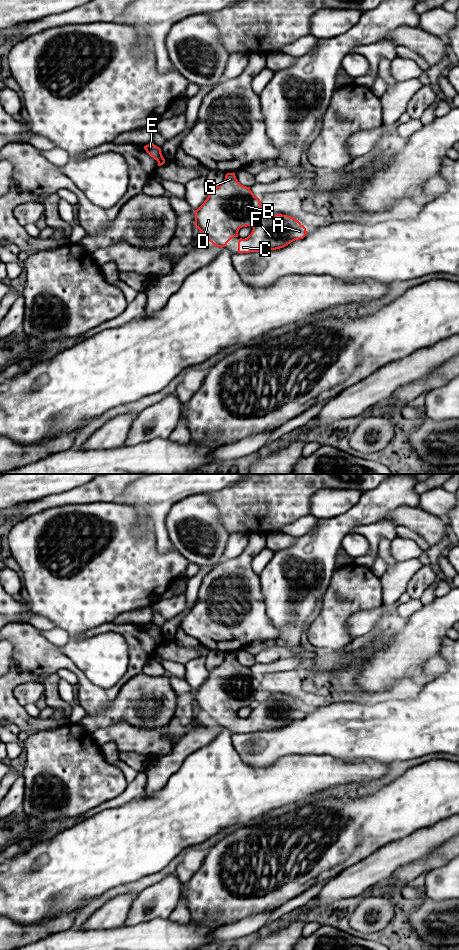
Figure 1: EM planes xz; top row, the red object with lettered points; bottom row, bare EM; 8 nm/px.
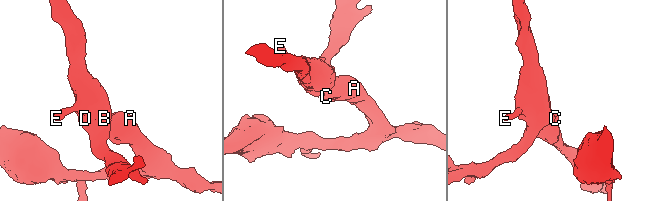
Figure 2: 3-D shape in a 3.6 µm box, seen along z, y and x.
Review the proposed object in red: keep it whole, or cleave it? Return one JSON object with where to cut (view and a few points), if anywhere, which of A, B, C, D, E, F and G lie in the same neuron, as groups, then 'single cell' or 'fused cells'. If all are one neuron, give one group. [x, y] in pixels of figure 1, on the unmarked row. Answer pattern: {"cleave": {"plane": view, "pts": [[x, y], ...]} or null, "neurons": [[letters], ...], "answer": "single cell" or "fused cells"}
{"cleave": null, "neurons": [["A", "B", "C", "D", "E", "F", "G"]], "answer": "single cell"}

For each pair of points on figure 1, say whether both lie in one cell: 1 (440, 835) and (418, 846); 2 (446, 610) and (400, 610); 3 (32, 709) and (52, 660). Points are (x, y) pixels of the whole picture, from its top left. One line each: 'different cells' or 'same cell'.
1: same cell
2: different cells
3: different cells

